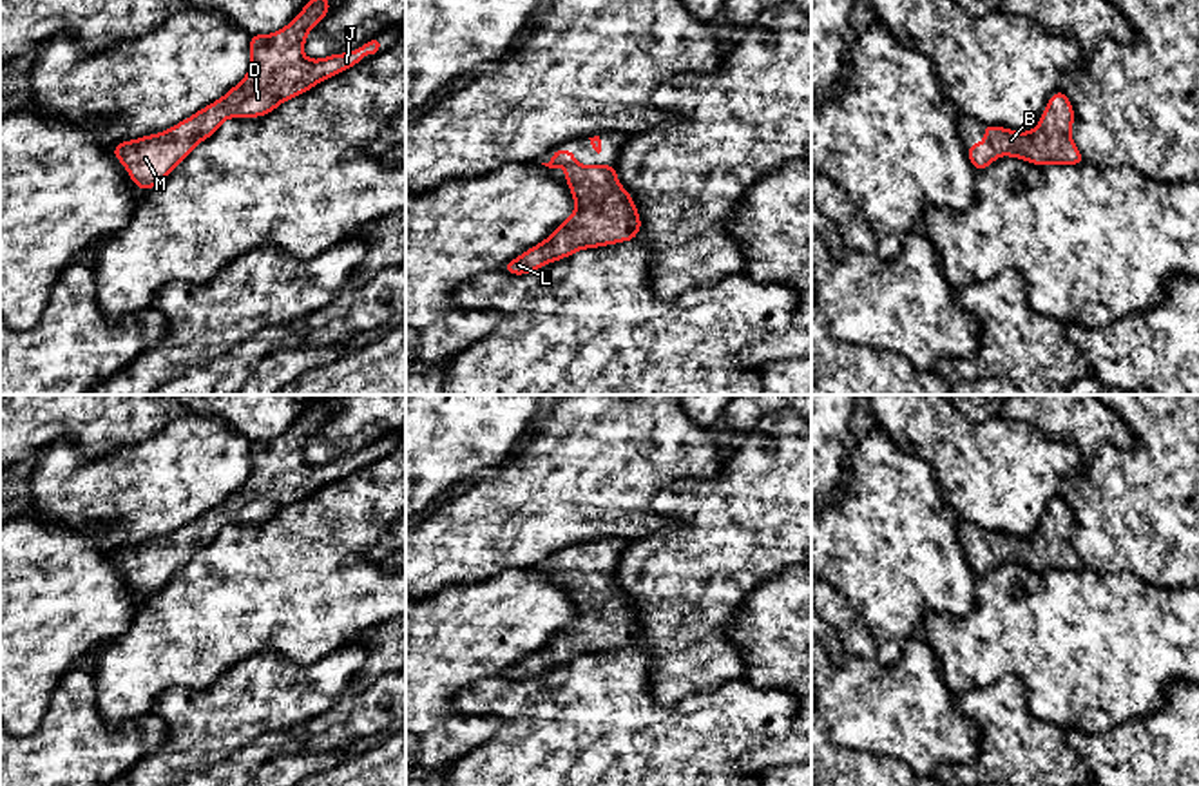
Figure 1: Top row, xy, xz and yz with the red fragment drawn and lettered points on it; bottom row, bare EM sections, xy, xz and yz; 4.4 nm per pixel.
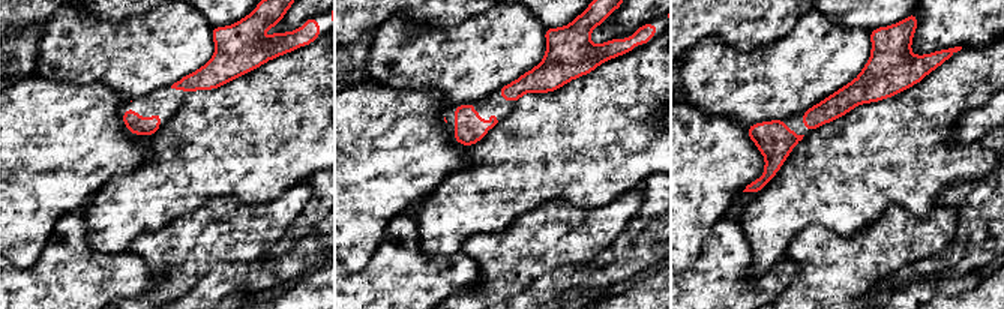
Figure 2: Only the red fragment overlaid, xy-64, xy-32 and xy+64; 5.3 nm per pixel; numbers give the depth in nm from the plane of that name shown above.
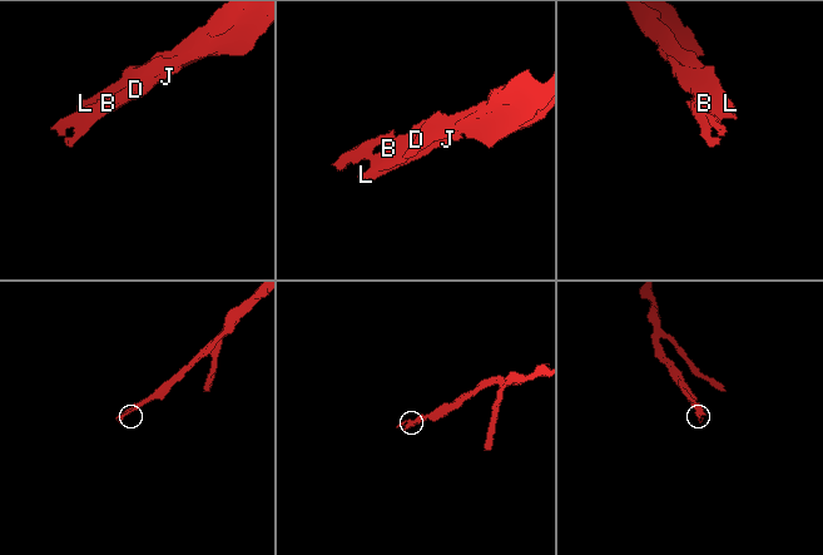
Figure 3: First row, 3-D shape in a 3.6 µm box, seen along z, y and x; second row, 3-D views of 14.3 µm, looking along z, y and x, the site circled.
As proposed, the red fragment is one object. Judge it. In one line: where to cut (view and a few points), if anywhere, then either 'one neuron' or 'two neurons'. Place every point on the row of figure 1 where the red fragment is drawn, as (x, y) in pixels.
no cut; one neuron

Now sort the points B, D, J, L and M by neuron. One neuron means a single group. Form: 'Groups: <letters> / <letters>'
Groups: B D J L M

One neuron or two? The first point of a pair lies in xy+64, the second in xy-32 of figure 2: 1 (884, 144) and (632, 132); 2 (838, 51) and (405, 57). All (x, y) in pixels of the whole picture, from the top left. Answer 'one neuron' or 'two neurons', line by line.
1: one neuron
2: one neuron

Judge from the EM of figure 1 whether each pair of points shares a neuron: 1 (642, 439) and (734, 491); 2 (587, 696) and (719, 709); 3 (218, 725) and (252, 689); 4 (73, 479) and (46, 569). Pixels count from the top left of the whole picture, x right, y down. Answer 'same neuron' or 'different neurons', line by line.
1: different neurons
2: same neuron
3: same neuron
4: different neurons

